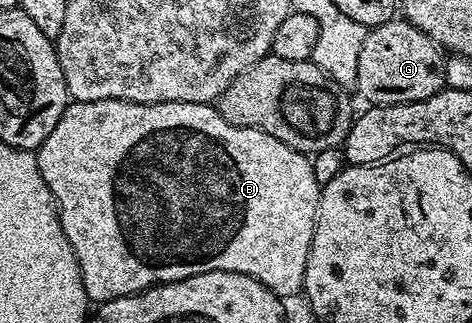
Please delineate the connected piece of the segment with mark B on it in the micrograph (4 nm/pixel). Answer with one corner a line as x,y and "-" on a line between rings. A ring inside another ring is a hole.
113,98
93,102
72,100
58,124
54,124
54,132
50,132
40,149
35,151
35,156
38,172
42,172
42,180
46,180
56,199
62,232
66,232
66,240
70,240
70,248
74,248
74,256
82,272
82,284
93,303
109,302
127,294
139,294
154,285
177,282
211,270
250,276
274,291
281,300
289,300
304,289
306,260
314,240
316,213
320,203
321,184
315,179
313,159
290,148
290,144
282,144
282,140
274,140
274,136
266,132
230,124
215,105
206,102
123,102

